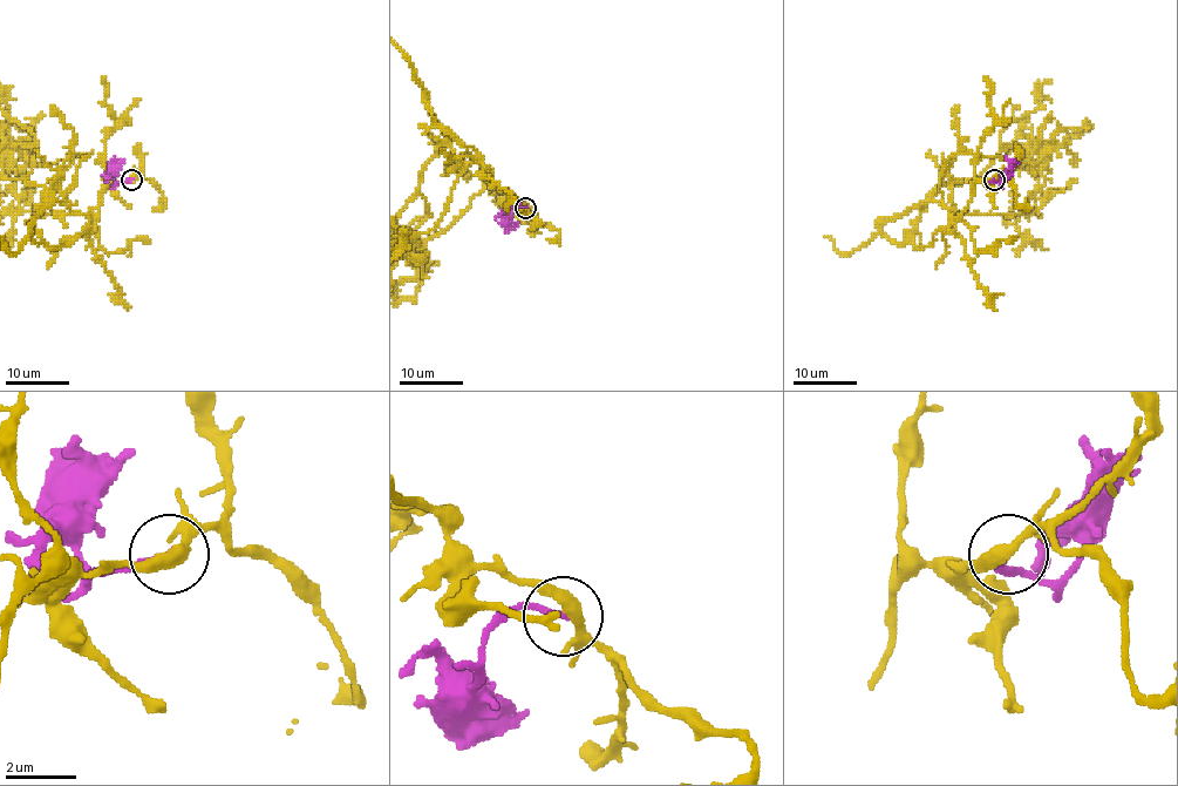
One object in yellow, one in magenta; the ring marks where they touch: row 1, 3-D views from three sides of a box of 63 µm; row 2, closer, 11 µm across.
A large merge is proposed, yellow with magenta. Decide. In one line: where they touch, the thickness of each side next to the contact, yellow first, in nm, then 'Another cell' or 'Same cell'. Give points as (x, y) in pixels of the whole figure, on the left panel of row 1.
Place: (131, 180). Thickness 360 nm (yellow) against 190 nm. Another cell

